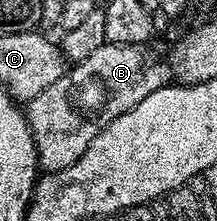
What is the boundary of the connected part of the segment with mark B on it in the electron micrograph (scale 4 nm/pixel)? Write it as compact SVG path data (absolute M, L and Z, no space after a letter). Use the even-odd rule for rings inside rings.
M106 43L102 47L98 47L98 51L94 51L94 55L73 64L58 79L58 83L50 83L50 87L46 87L46 91L39 93L33 101L27 102L26 105L28 126L34 135L36 154L40 156L40 169L49 173L57 173L70 167L70 163L78 163L78 159L82 159L82 151L86 151L86 147L90 147L92 140L110 122L118 119L118 115L130 111L130 107L142 103L142 99L146 99L146 95L158 91L164 85L169 84L169 81L169 62L165 58L163 61L148 45L109 45Z

